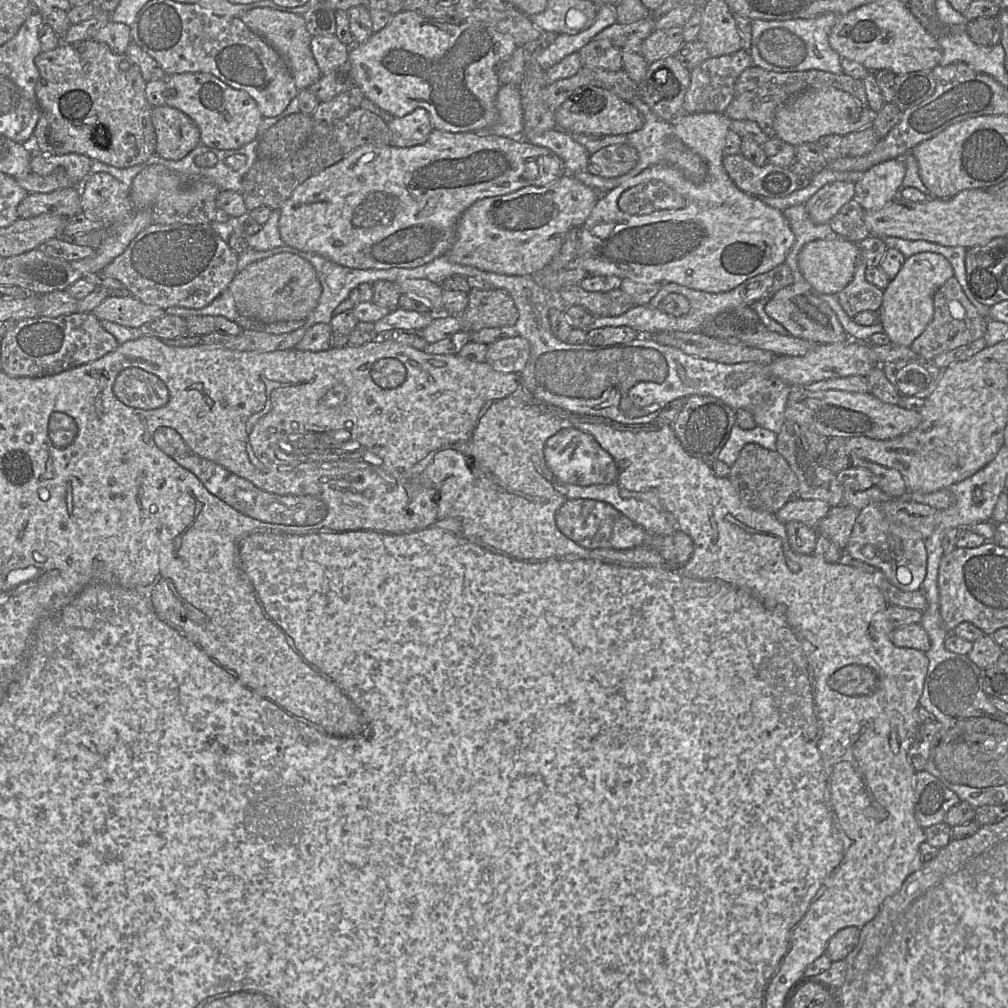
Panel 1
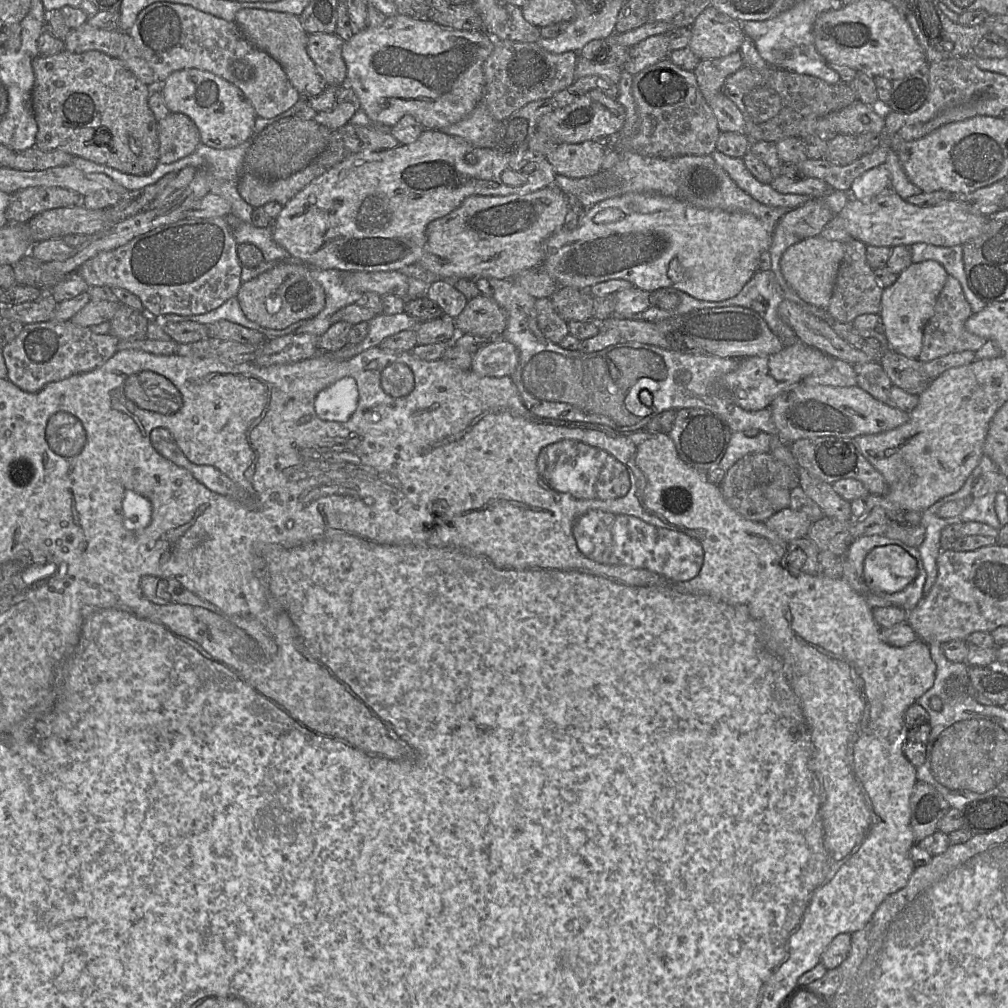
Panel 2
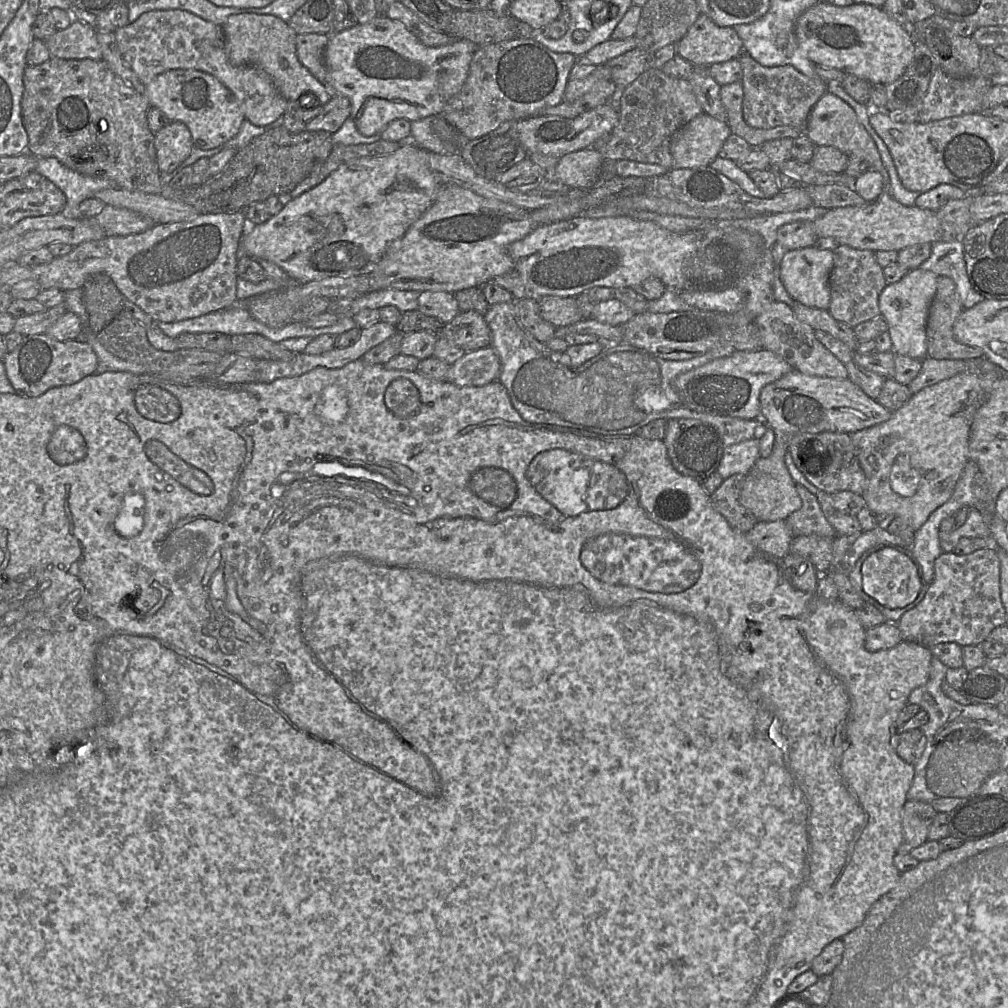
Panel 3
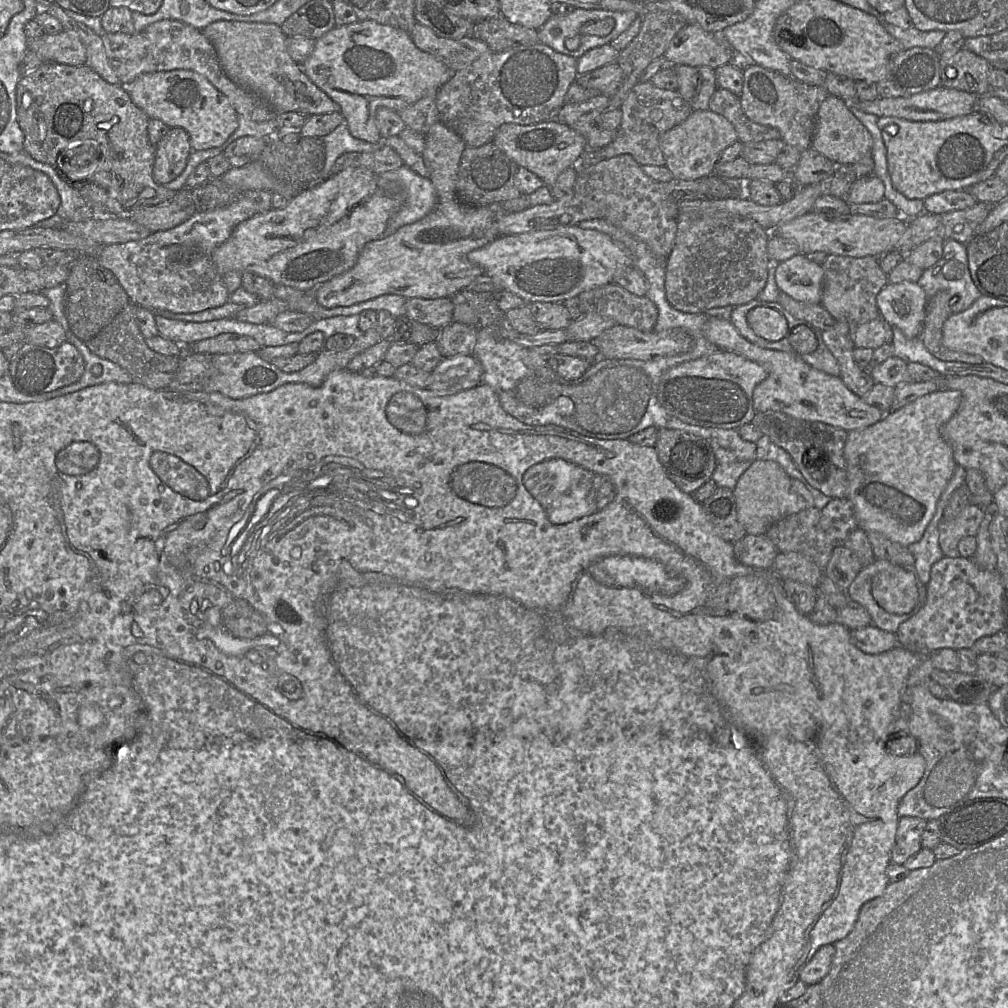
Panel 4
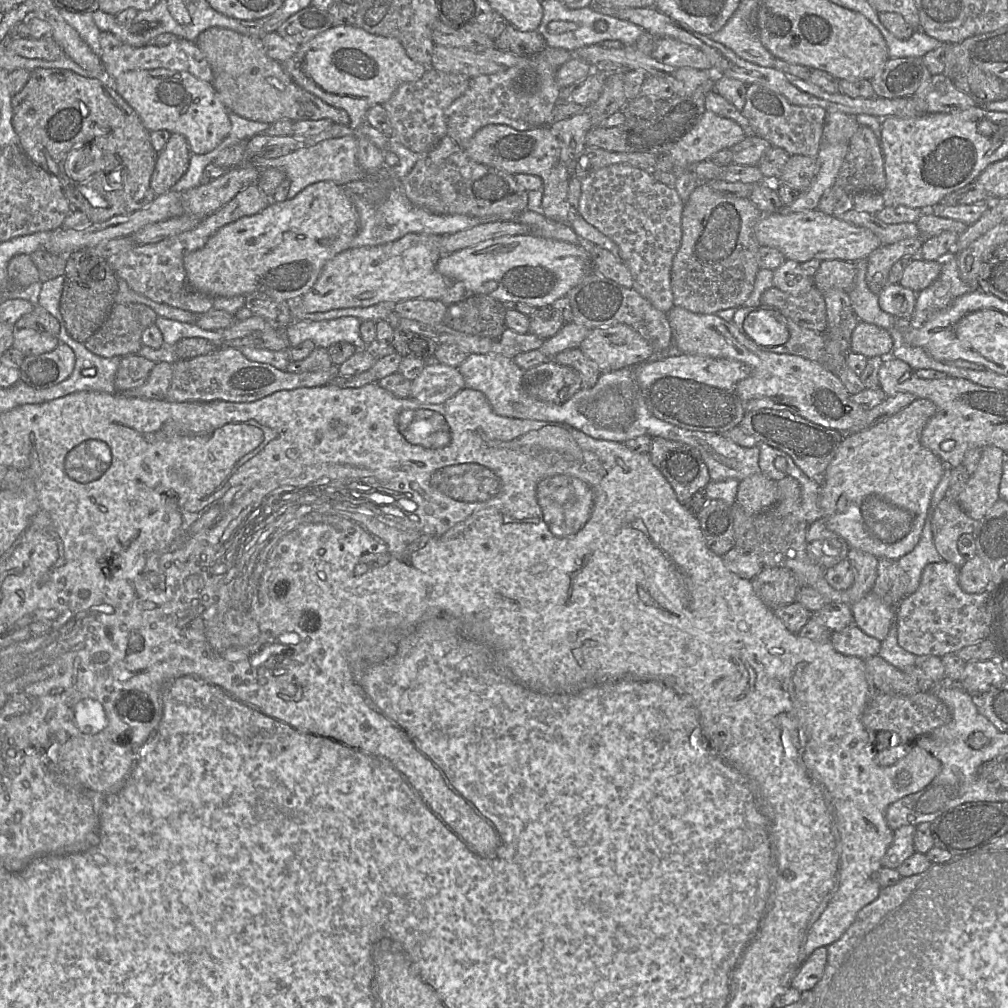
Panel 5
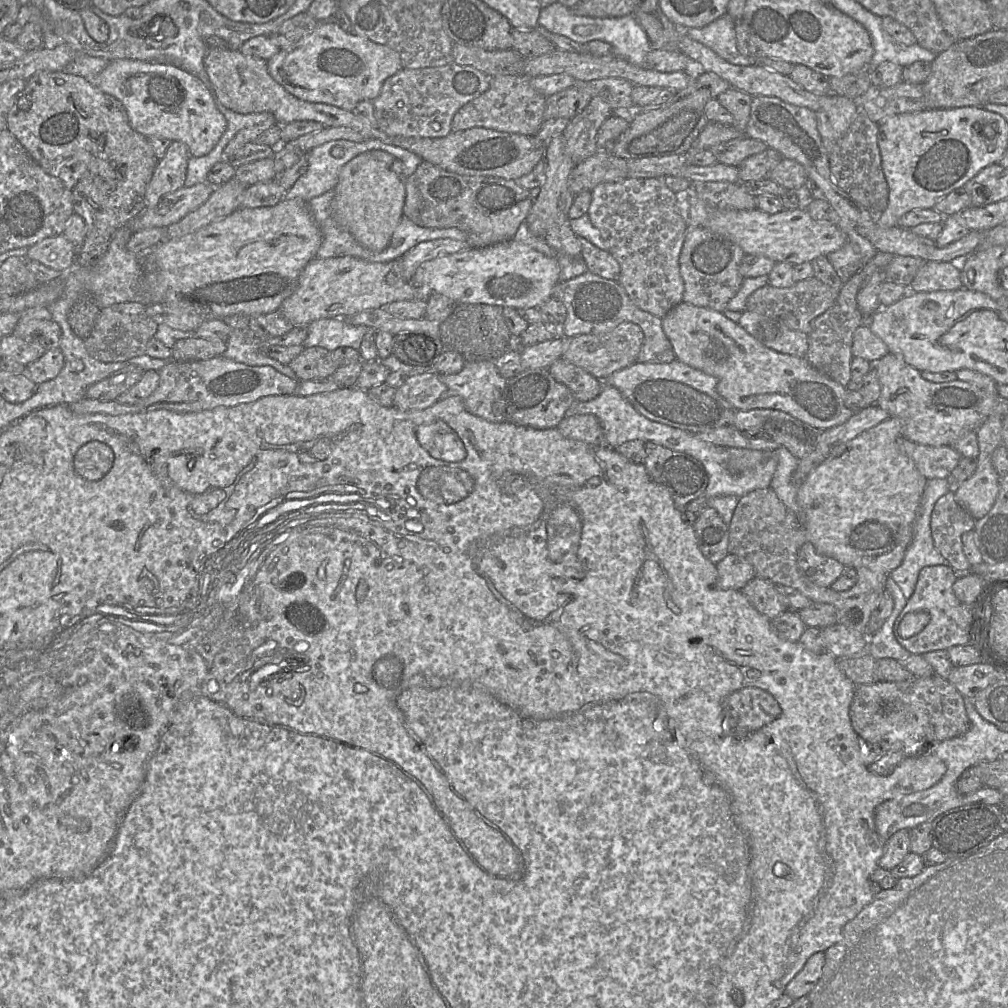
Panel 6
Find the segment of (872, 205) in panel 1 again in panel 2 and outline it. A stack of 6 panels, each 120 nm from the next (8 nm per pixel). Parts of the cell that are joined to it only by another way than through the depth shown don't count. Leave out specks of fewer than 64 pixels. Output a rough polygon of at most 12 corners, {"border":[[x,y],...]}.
{"border":[[880,165],[857,177],[849,195],[869,201],[890,188]]}

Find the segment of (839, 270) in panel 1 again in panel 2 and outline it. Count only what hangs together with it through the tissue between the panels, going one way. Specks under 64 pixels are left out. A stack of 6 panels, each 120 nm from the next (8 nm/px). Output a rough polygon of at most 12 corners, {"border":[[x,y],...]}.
{"border":[[820,236],[790,246],[786,282],[827,309],[844,243]]}

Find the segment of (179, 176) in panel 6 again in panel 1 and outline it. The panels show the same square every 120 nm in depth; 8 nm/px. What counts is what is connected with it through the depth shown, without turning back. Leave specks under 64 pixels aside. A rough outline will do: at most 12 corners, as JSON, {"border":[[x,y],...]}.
{"border":[[152,108],[156,153],[180,160],[201,143],[181,110]]}

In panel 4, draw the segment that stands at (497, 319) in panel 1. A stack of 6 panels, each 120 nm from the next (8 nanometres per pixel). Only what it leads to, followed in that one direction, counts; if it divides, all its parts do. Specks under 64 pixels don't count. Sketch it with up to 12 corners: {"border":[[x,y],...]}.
{"border":[[459,321],[441,329],[443,358],[471,355],[478,329]]}

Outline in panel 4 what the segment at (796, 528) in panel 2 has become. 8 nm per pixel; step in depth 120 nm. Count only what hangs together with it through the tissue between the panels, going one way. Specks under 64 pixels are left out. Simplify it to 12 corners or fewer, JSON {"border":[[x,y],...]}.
{"border":[[746,534],[733,544],[736,560],[772,569],[778,550],[765,535]]}

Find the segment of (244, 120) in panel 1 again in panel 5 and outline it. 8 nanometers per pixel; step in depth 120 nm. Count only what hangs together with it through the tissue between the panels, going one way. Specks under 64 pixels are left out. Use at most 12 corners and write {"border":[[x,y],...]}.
{"border":[[131,70],[112,80],[147,130],[205,154],[229,134],[212,83],[187,71]]}

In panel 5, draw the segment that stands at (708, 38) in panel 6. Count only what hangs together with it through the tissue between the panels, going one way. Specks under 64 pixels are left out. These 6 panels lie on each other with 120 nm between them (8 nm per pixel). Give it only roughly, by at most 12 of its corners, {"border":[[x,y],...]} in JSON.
{"border":[[735,12],[708,36],[748,62],[774,66],[757,23]]}

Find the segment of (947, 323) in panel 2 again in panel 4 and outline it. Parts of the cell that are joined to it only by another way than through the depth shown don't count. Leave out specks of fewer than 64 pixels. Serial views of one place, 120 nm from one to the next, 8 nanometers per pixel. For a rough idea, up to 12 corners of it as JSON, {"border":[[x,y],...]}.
{"border":[[938,291],[928,301],[921,339],[942,361],[981,364],[980,356],[950,350],[943,325],[957,296]]}

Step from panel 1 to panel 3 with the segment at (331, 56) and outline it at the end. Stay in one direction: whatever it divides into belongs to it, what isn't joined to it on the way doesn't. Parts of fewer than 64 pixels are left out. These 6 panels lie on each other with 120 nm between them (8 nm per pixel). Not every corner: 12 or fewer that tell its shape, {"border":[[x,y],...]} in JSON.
{"border":[[301,34],[298,60],[325,86],[330,35]]}

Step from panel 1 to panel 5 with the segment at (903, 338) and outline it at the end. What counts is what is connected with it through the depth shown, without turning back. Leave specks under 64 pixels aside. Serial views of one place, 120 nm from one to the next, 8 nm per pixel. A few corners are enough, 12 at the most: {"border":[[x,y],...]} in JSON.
{"border":[[888,283],[878,295],[880,308],[910,318],[917,293]]}

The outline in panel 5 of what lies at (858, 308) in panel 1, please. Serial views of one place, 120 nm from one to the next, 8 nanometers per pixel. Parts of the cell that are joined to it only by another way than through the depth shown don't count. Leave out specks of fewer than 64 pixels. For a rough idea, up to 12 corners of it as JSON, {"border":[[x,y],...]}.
{"border":[[823,260],[813,277],[822,293],[854,284],[854,262]]}

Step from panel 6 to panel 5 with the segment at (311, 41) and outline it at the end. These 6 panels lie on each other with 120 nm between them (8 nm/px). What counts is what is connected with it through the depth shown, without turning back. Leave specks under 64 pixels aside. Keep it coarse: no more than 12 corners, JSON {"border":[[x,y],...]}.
{"border":[[355,25],[318,34],[282,65],[345,110],[369,108],[428,68],[397,38]]}

